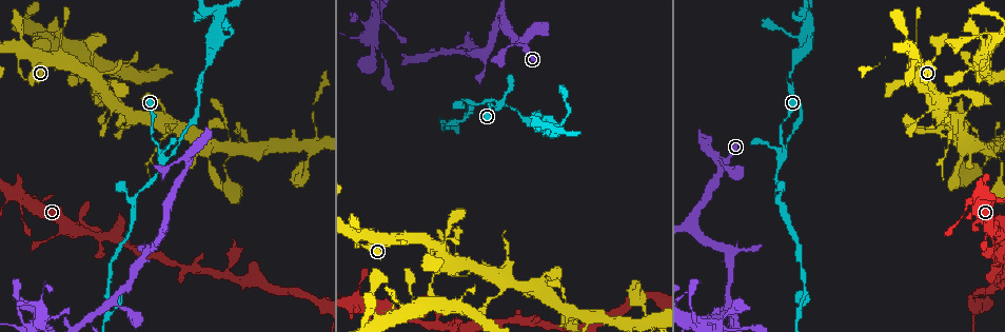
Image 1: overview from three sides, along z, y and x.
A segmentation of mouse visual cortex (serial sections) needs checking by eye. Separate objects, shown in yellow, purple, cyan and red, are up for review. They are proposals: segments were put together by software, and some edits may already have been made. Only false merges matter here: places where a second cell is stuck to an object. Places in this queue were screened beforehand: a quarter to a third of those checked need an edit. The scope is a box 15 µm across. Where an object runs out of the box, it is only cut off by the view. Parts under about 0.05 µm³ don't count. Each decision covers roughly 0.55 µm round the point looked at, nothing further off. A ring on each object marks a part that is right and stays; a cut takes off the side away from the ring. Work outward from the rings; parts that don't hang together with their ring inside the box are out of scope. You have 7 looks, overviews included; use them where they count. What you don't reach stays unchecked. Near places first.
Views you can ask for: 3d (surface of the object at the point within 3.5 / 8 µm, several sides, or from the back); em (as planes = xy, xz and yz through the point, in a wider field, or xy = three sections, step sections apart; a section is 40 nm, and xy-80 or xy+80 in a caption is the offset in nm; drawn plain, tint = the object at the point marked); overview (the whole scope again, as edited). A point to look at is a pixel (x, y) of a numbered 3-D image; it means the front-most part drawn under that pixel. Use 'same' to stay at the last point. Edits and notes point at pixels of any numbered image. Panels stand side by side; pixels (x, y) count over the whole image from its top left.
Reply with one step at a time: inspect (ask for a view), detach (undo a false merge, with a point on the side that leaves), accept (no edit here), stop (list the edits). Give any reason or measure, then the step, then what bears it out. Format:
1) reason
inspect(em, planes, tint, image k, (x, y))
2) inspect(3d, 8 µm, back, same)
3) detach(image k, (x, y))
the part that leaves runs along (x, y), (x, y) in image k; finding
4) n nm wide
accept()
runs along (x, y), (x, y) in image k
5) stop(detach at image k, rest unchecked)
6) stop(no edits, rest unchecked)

sharp bend
inspect(3d, 3.5 µm, back, image 1, (162, 160))

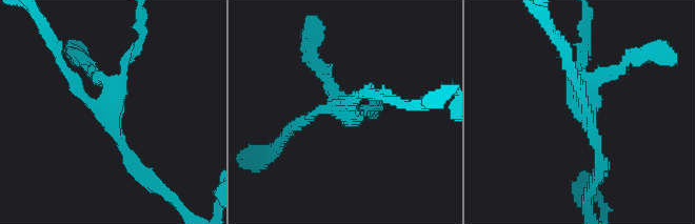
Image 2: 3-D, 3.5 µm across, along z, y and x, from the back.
shape alone is not enough
inspect(em, planes, tint, image 2, (344, 113))

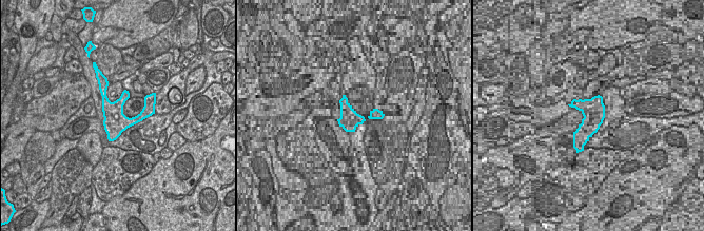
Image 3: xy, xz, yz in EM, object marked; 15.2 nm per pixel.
arms of 150, 150, 150, 200 nm
accept()
runs along (375, 107), (359, 118), (317, 110), (298, 124) in image 2; continuous, no second cell

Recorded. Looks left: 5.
sharp bend
inspect(3d, 3.5 µm, image 1, (720, 161))

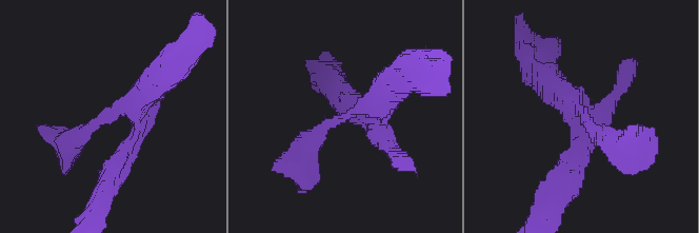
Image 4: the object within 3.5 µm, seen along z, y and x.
4 arms; arms of 200, 250, 250, 400 nm; shape alone is not enough
inspect(em, xy, step 2, tint, image 4, (113, 111))

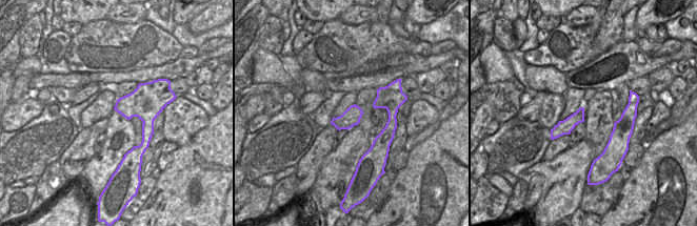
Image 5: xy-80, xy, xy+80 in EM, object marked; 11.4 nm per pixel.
another direction
inspect(em, xy, step 1, tint, same)

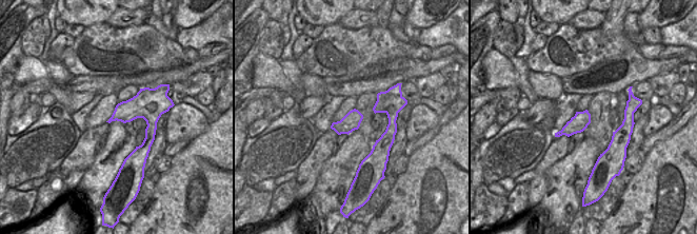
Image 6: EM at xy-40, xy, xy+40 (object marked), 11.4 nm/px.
detach(image 4, (145, 80))
the part that leaves runs along (579, 104), (538, 73), (522, 40) in image 4; a second cell is stuck on

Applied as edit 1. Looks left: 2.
stop(detach at image 4, rest unchecked)

